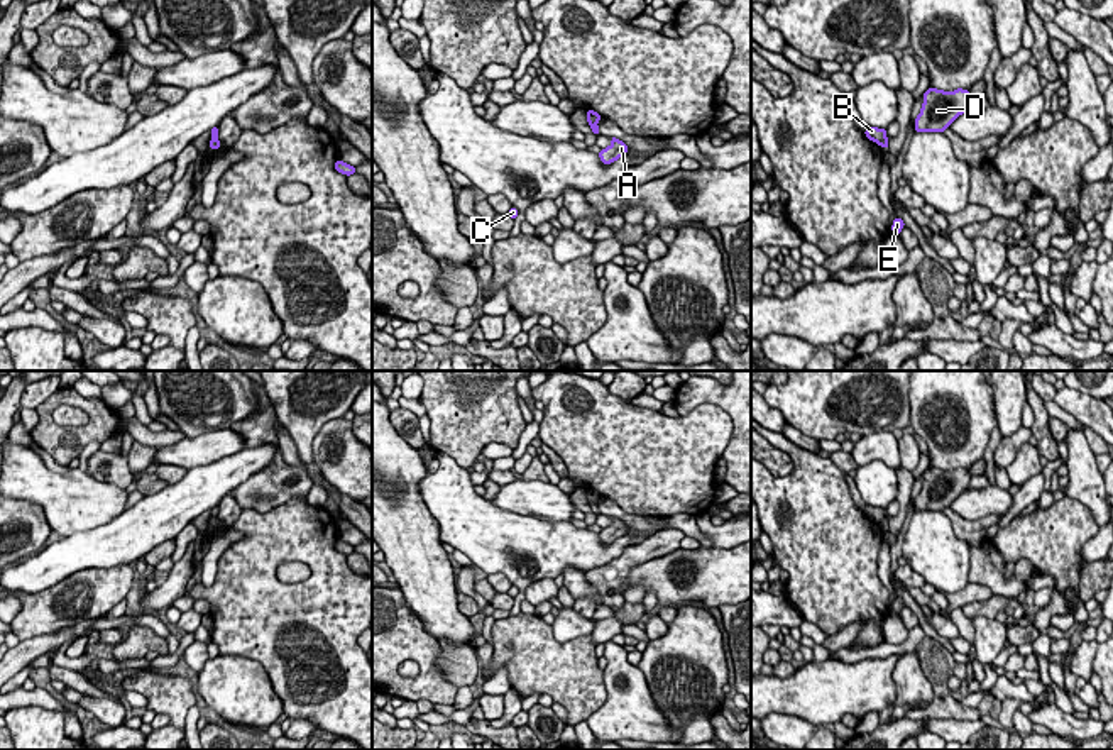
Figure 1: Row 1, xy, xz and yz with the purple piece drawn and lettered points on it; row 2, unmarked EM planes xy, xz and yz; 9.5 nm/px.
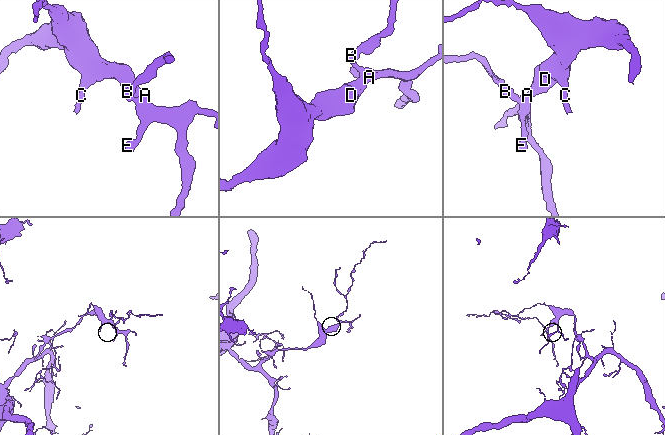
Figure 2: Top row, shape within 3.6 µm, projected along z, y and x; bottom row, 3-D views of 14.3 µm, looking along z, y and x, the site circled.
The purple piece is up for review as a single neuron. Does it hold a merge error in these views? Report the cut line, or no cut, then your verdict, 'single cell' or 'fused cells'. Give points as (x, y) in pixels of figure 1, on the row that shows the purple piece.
yz (885, 137), (880, 144) | fused cells

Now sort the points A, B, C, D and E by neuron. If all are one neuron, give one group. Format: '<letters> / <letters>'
A C D E / B

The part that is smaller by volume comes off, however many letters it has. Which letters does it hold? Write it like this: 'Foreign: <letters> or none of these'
Foreign: B

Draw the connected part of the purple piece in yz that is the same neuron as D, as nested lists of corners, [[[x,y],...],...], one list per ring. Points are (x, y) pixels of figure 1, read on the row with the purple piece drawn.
[[[929,88],[924,91],[924,105],[915,119],[917,132],[944,132],[961,113],[969,108],[971,93],[957,88],[942,91]]]

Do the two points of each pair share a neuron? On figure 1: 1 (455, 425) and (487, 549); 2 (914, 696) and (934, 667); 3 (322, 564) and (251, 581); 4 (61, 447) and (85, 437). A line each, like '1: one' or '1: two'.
1: two
2: two
3: one
4: one

